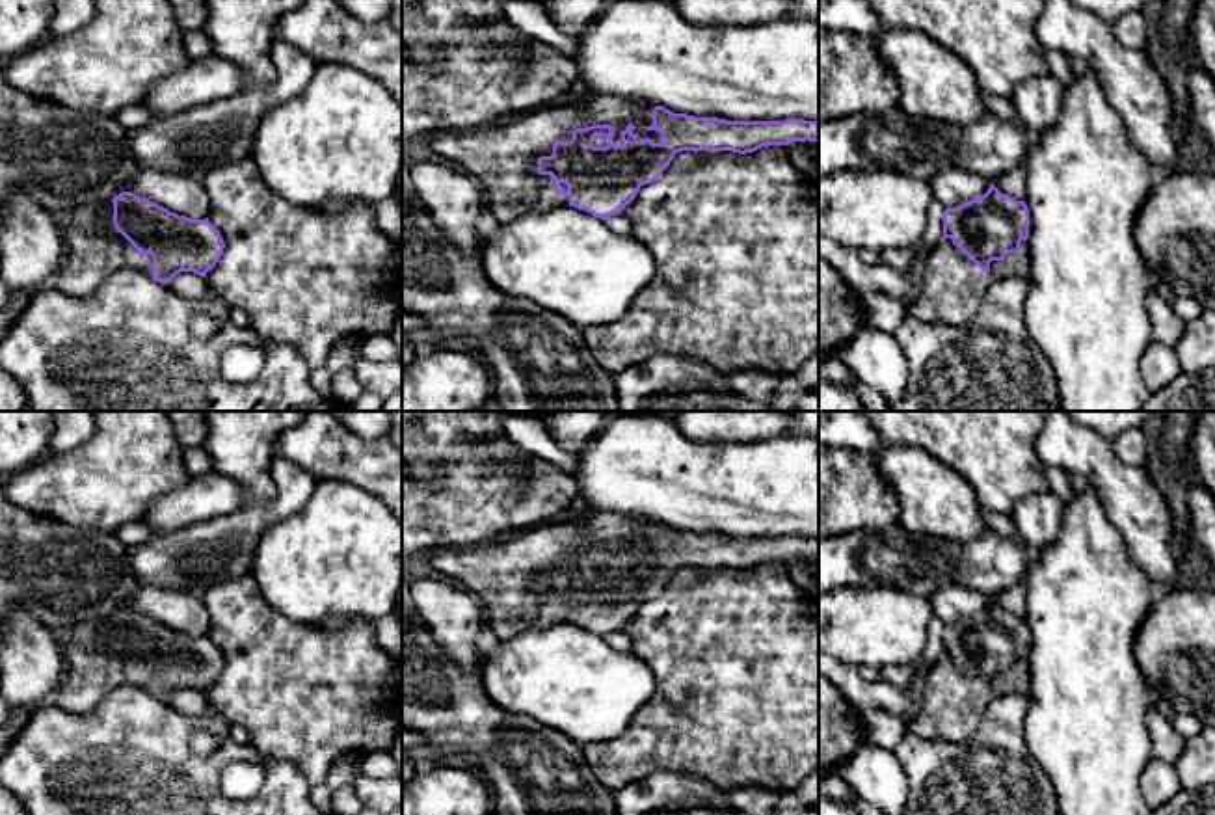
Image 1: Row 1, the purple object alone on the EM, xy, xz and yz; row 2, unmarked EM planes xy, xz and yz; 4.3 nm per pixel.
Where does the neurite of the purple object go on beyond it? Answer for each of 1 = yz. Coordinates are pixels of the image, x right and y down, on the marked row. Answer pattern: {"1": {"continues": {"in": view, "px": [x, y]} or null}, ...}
{"1": {"continues": {"in": "yz", "px": [955, 285]}}}

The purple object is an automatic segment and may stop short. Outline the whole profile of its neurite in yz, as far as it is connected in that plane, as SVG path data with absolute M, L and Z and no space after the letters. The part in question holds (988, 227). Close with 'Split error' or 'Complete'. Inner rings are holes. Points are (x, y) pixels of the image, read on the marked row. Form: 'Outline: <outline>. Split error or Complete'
Outline: M994 184L977 199L945 208L943 236L915 268L917 296L928 300L945 324L966 324L981 309L986 290L1003 277L1031 274L1029 208Z. Split error

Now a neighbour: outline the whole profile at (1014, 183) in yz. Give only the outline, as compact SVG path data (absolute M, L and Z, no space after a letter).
M1023 166L1016 167L992 182L1001 194L1014 197L1016 201L1027 199L1027 175Z

